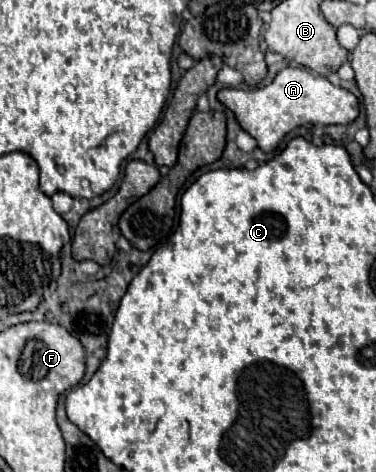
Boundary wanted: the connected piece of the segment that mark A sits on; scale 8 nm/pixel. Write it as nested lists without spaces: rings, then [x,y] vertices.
[[[302,66],[280,70],[276,78],[262,88],[222,88],[218,92],[218,100],[234,112],[242,130],[246,130],[258,142],[258,148],[262,152],[272,152],[278,146],[278,142],[298,126],[316,122],[350,124],[358,116],[358,98],[352,92],[330,84],[324,76]]]

